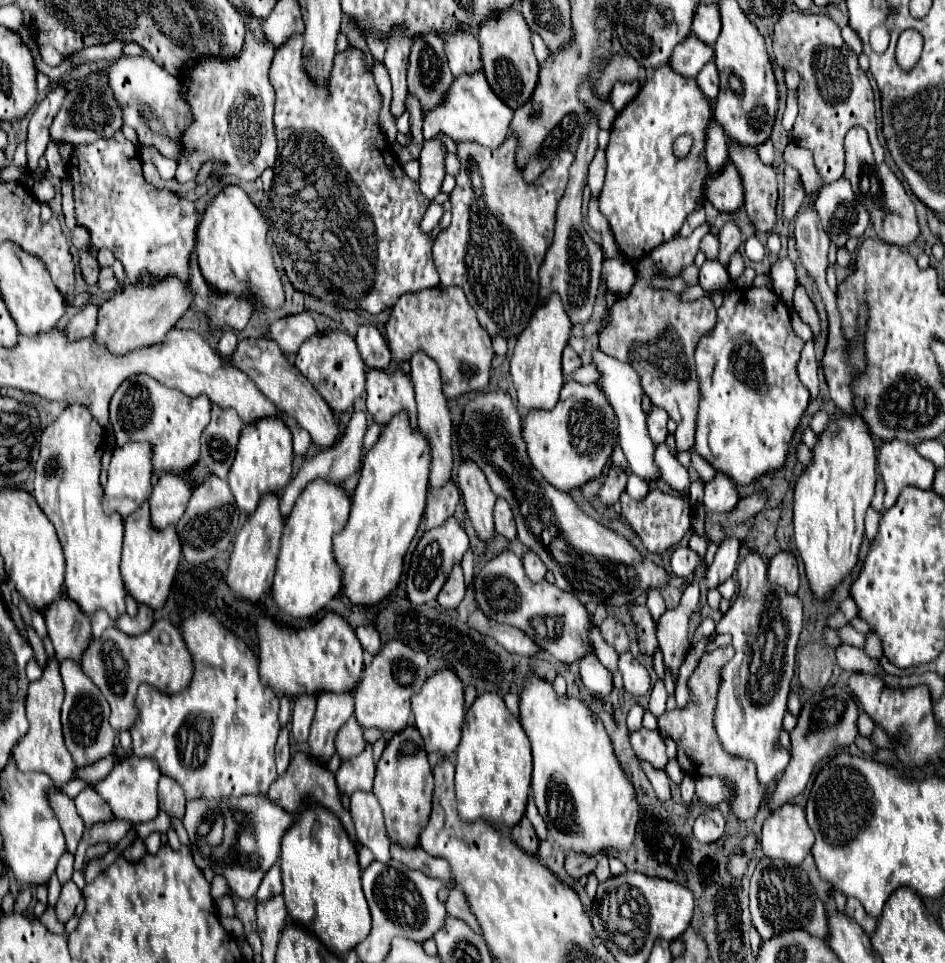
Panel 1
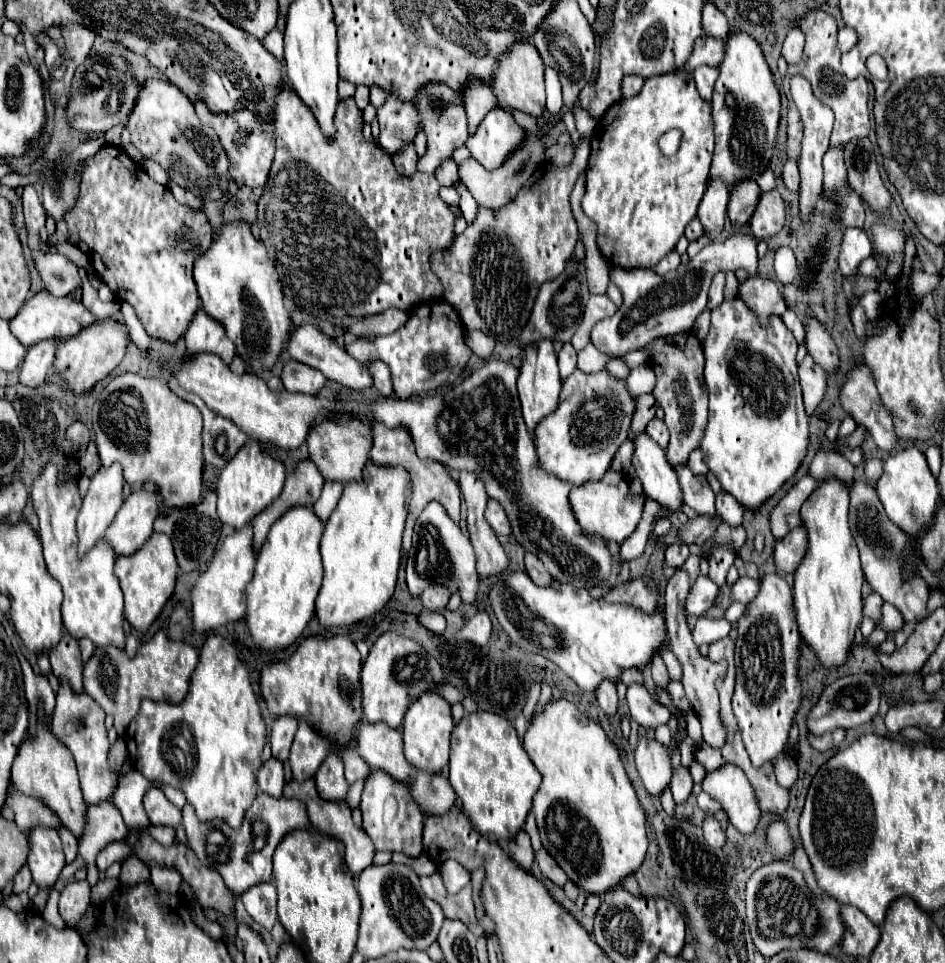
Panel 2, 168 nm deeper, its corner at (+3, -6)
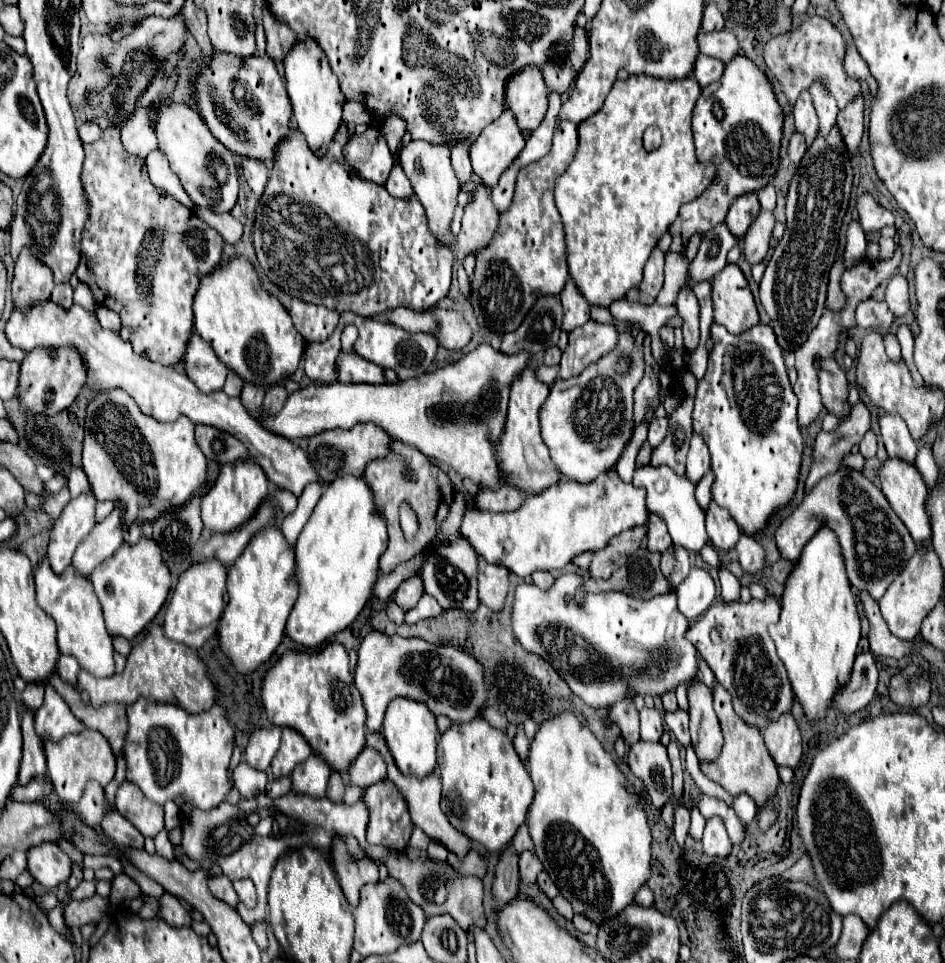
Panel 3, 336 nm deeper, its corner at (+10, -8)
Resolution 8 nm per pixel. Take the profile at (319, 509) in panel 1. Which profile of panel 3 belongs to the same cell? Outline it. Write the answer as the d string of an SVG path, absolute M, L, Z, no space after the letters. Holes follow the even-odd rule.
M269 526L261 532L257 532L243 554L235 560L233 568L229 568L229 578L227 578L227 608L219 620L219 636L221 636L221 648L223 652L231 658L233 666L237 672L251 672L263 662L271 658L271 654L277 650L281 640L285 638L285 626L287 618L297 602L297 590L299 582L295 578L297 574L297 560L295 560L295 548L287 542L279 526Z

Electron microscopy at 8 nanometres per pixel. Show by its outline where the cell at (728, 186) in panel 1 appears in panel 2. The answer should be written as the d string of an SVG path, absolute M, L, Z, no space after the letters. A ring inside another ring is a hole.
M742 180L738 182L732 192L730 192L730 202L728 202L728 218L732 224L744 226L750 222L756 202L760 200L762 190L754 180Z

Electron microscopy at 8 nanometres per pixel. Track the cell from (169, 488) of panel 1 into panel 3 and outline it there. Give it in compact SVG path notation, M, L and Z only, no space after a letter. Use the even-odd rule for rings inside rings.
M117 506L103 522L99 522L93 532L81 542L73 556L73 566L79 574L89 576L99 564L113 556L125 544L123 538L123 512Z

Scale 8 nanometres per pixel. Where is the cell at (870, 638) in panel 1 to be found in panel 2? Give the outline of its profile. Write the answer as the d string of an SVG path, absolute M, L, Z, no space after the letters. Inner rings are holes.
M884 604L884 614L882 614L882 622L880 622L886 630L894 632L904 624L904 616L900 614L900 610L896 610L892 604Z

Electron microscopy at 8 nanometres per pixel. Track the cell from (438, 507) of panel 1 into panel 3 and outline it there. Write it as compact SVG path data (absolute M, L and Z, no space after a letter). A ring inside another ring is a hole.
M393 444L385 458L373 460L367 464L363 476L365 476L365 482L371 486L371 490L375 494L375 504L381 510L381 514L389 526L389 546L387 546L387 552L381 556L381 572L387 572L387 570L391 572L391 570L395 570L397 564L401 564L403 560L409 558L409 548L417 550L421 544L431 540L435 528L441 524L437 510L443 502L443 486L441 486L443 472L433 460L429 460L417 448L409 448L405 444ZM403 502L411 502L411 506L415 508L419 522L421 522L421 534L415 540L415 544L407 544L403 538L403 532L399 528L399 506Z

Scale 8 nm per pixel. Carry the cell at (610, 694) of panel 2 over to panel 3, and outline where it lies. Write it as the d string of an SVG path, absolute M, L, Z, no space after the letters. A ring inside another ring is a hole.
M619 700L607 708L607 716L621 728L627 744L635 744L639 740L639 712L633 704L629 704L627 700Z

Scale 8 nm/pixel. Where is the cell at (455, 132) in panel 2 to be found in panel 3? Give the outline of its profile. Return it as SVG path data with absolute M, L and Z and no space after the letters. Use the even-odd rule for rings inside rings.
M411 140L401 150L401 166L407 172L407 178L411 180L413 192L417 194L419 202L423 204L429 220L429 228L433 234L447 246L451 246L451 220L457 206L457 194L459 194L459 182L451 166L451 146L449 144L429 144L423 140Z

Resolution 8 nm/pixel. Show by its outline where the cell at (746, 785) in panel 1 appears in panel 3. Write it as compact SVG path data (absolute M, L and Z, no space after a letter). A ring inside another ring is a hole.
M715 682L715 688L713 688L713 704L715 704L715 712L721 722L721 728L725 732L725 744L723 744L723 750L717 760L701 762L701 772L709 780L721 784L733 796L737 792L747 792L759 806L767 804L777 794L781 780L777 774L777 764L771 760L771 756L765 750L763 734L753 732L753 728L743 724L743 720L735 714L733 706L731 706L729 692L725 692L725 688L719 682Z

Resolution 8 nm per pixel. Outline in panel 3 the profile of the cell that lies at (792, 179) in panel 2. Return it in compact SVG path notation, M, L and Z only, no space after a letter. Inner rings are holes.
M793 134L791 140L789 140L789 148L787 148L787 158L791 160L793 166L799 166L801 158L805 156L805 140L801 134Z

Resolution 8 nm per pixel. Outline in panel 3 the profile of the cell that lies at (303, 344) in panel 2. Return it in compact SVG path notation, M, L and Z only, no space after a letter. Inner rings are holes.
M347 325L342 337L345 337L345 348L337 358L335 364L335 372L337 372L337 382L343 384L359 384L359 382L367 382L367 384L383 384L383 368L357 356L353 352L353 344L358 337L358 331L353 325Z

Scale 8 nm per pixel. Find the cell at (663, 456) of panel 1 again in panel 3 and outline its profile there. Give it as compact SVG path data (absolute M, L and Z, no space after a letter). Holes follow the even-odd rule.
M741 532L741 538L739 538L735 550L737 550L737 554L739 554L739 562L741 562L741 566L743 566L745 572L755 574L759 568L765 566L763 548L755 542L753 536Z

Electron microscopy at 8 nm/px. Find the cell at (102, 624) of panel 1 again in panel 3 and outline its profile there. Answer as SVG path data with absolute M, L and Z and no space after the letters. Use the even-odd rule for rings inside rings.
M61 654L61 656L59 656L59 668L57 668L57 670L59 670L61 676L65 676L67 682L71 682L73 686L77 684L77 674L79 674L81 666L77 664L77 660L73 660L73 656Z

